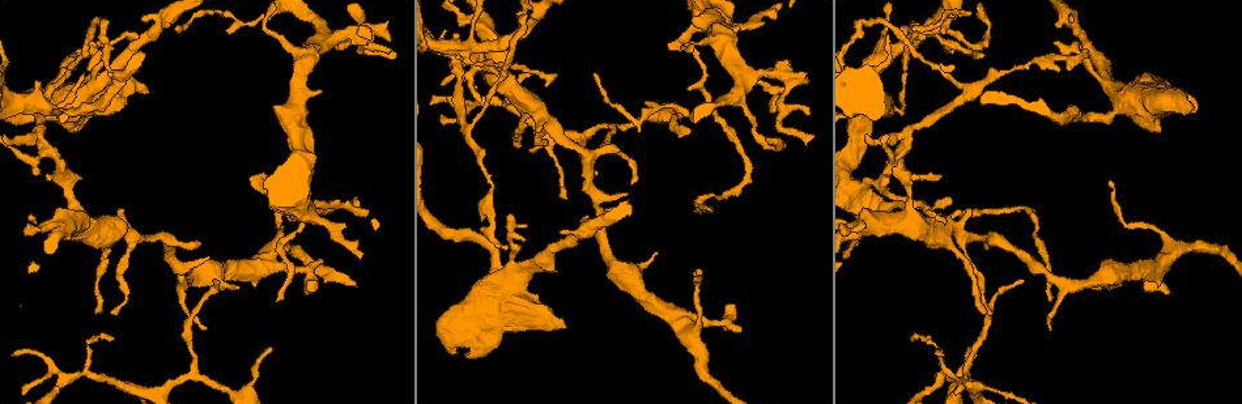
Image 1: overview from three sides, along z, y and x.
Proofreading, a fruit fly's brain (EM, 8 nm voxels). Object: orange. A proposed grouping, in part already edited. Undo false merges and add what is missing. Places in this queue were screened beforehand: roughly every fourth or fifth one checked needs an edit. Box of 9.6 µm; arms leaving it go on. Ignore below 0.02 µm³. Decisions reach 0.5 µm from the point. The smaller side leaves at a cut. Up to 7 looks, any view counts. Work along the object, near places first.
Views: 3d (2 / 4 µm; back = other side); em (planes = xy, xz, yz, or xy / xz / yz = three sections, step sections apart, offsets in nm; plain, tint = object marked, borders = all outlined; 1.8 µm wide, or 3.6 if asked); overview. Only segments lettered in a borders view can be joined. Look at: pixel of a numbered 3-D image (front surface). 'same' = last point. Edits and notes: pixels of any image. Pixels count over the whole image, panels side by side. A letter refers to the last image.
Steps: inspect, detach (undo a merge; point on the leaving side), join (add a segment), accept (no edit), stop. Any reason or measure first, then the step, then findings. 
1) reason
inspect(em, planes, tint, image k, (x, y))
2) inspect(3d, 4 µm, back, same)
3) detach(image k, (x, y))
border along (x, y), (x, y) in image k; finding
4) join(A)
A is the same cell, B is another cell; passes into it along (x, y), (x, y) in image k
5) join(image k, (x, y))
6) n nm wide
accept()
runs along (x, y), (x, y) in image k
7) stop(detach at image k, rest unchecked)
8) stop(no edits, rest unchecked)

three arms meet
inspect(3d, 4 µm, image 1, (949, 30))

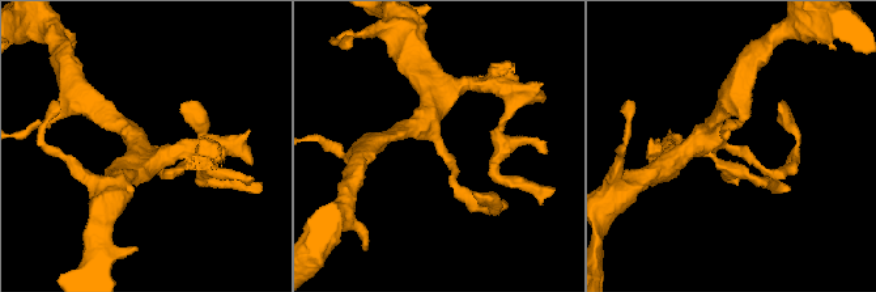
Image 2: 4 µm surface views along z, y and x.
need the tissue
inspect(em, planes, borders, image 2, (436, 141))

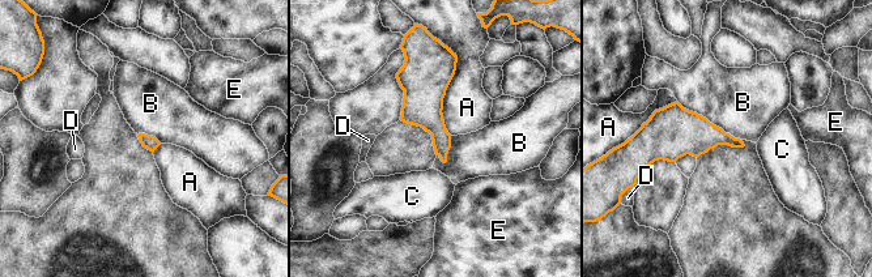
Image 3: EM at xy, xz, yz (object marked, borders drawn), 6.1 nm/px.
accept()
A, B, C, D and E are other cells; border along (677, 101), (741, 140) in image 3; one neuron here

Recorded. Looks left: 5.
an open end
inspect(3d, 2 µm, image 1, (1107, 183))

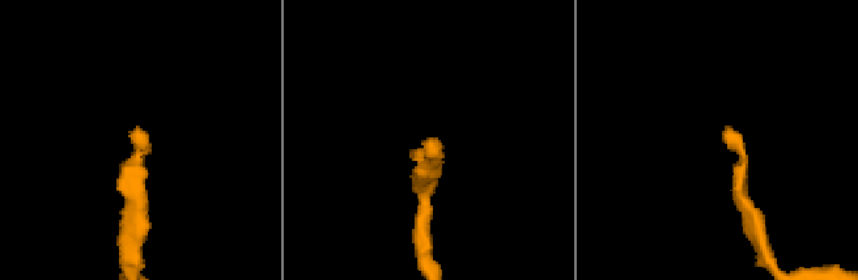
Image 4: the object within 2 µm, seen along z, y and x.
inspect(em, planes, borders, image 4, (725, 130))

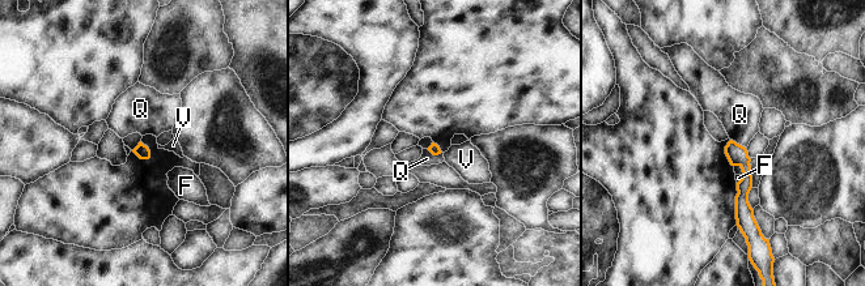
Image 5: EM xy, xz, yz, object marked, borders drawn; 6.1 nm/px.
Q touches over 110 nm
accept()
F, Q and V are other cells; no lettered segment goes on from it

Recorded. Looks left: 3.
an open end
inspect(3d, 2 µm, image 1, (197, 242))

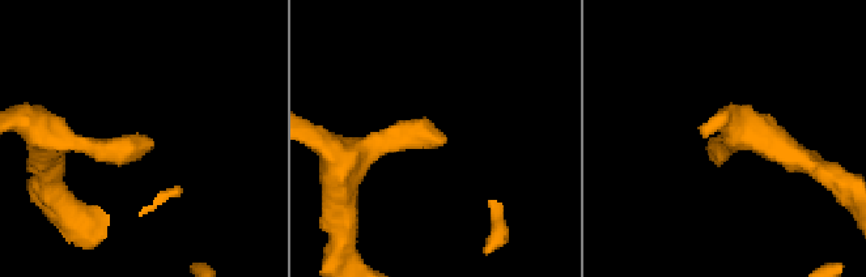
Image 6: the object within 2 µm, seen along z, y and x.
need the tissue
inspect(em, 3.6 µm, xy, step 4, borders, image 6, (444, 138))

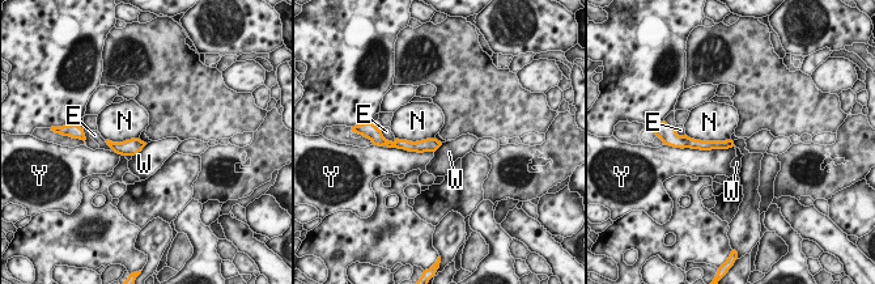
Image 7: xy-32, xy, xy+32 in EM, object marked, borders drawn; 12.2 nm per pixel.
100 nm wide
accept()
E, N, W and Y are other cells; border along (147, 144), (132, 156) in image 7; no lettered segment goes on from it

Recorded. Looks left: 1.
stop(no edits, rest unchecked)

